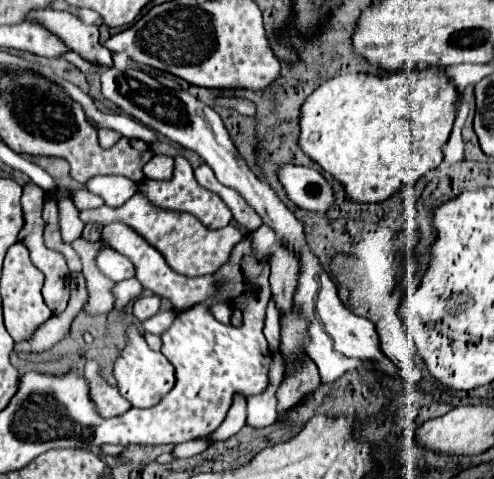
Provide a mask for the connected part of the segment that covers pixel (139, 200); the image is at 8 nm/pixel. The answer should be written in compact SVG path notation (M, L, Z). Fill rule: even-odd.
M136 192L122 208L110 208L110 206L100 206L94 210L80 210L80 220L82 222L98 222L98 224L110 224L114 220L122 220L130 228L134 228L142 238L148 240L166 260L166 264L188 278L198 278L198 276L208 276L216 274L232 254L232 248L242 240L242 234L236 226L228 224L220 230L210 230L206 228L194 214L186 212L176 212L176 210L164 210L148 202L148 198L142 192Z

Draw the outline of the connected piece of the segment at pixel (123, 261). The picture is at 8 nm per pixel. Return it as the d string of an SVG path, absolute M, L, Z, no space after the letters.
M111 247L106 248L104 252L100 252L98 258L96 258L96 262L98 262L98 268L110 280L114 280L114 282L122 282L122 280L134 278L134 274L136 274L134 264L126 256L116 252Z

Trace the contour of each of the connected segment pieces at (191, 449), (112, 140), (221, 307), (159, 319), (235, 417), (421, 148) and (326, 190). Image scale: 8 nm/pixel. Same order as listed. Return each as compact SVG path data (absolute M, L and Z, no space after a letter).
M192 440L192 442L184 442L184 444L178 444L174 448L174 456L176 458L188 458L188 456L194 456L194 454L200 454L204 452L212 442L206 442L206 440Z
M98 128L98 138L100 138L102 148L110 148L122 138L122 134L118 134L116 130L110 130L110 128Z
M216 304L216 306L212 308L212 314L214 314L220 322L224 322L224 324L230 324L232 312L234 312L234 308L232 308L230 304Z
M160 310L156 315L144 321L142 326L146 333L161 335L174 322L175 314L172 311Z
M236 394L226 420L222 422L222 428L218 428L218 432L214 432L214 436L210 436L206 440L214 440L214 442L226 440L226 438L234 436L236 432L240 432L244 422L246 422L246 398L242 394Z
M438 66L388 76L340 74L306 98L300 144L324 172L344 184L354 202L382 202L402 186L414 186L442 162L442 146L456 120L456 102L458 90Z
M282 166L278 172L288 198L310 212L328 212L336 198L332 184L314 168Z

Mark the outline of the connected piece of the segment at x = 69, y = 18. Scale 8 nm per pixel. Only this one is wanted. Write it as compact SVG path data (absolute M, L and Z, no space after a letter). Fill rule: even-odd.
M52 8L46 10L34 10L30 12L32 20L42 20L50 32L58 32L66 44L70 44L70 50L78 52L82 58L96 62L104 68L112 66L112 54L108 48L104 48L98 40L98 26L84 24L78 16L70 12L58 12Z

